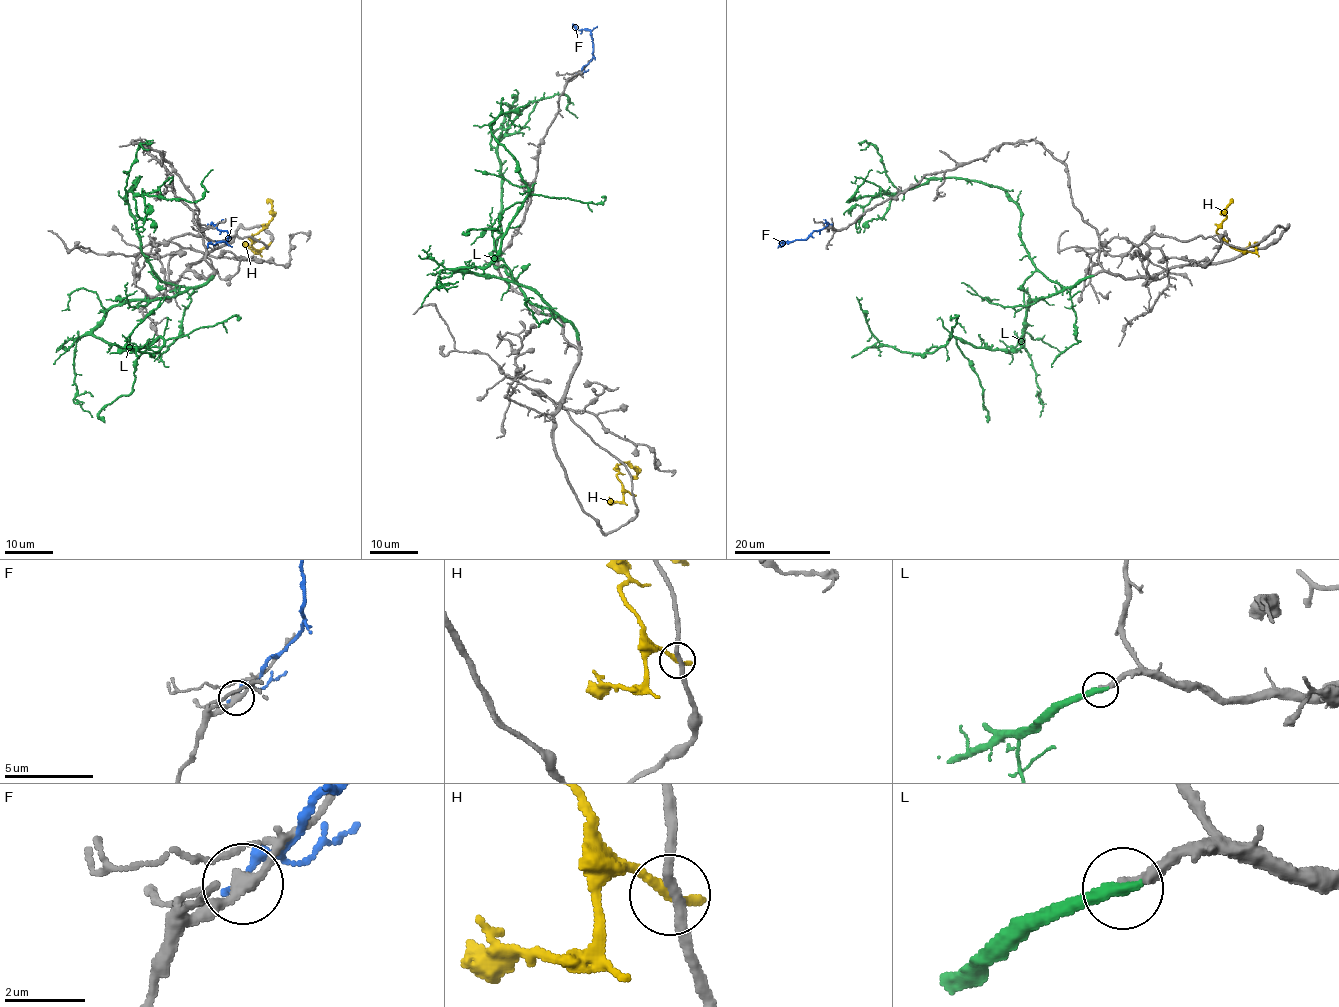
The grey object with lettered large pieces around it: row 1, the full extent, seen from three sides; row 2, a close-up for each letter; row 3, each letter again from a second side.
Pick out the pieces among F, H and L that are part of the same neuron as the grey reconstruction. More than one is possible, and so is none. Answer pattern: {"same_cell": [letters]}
{"same_cell": ["L"]}

